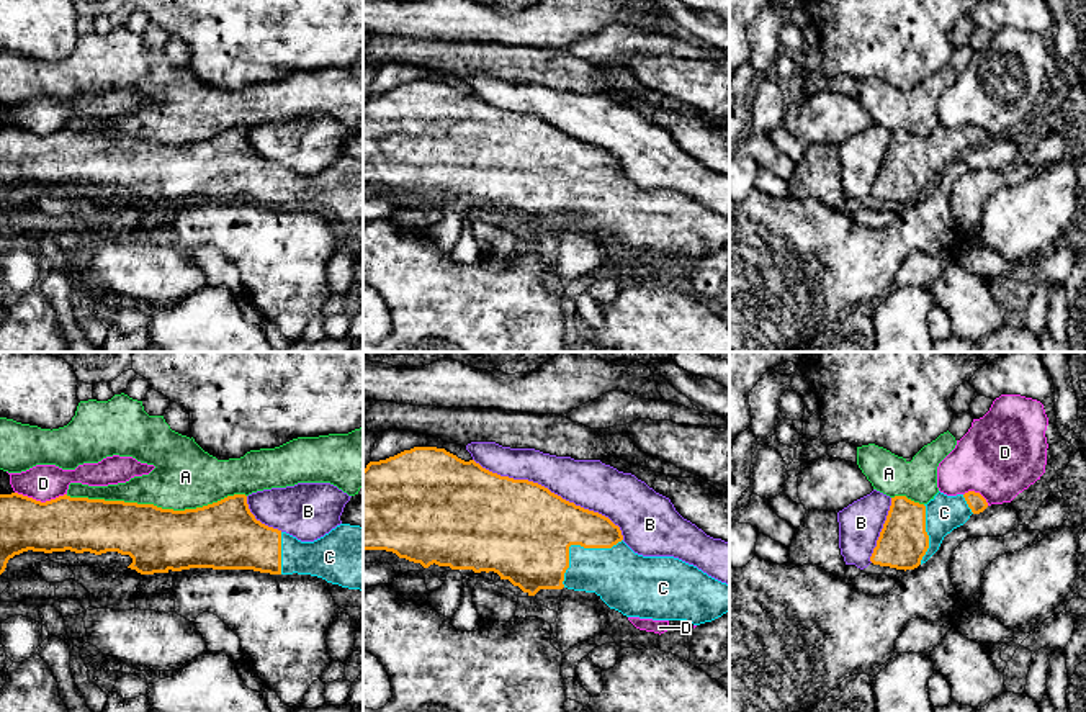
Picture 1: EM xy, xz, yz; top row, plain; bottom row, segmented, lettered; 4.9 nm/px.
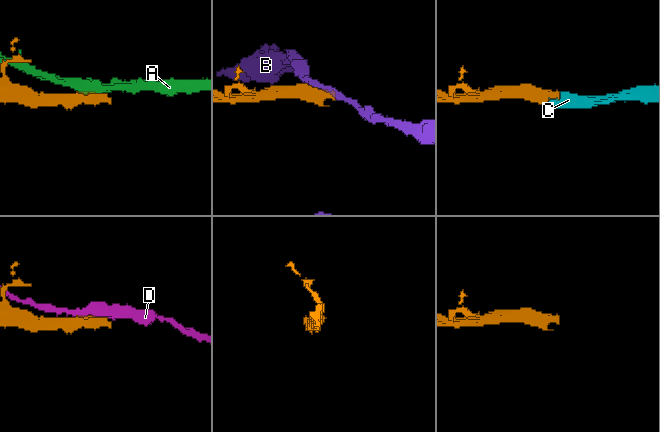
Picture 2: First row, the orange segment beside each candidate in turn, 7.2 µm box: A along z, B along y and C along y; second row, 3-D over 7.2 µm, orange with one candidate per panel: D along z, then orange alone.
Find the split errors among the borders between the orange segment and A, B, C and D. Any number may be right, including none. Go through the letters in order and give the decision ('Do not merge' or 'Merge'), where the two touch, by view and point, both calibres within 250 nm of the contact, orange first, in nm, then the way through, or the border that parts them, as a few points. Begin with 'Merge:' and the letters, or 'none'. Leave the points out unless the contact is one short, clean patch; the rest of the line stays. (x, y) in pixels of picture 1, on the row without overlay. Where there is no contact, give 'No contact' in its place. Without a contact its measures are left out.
Merge: C
A: Do not merge. Touches orange at xy (156, 139). Thickness 300 nm (orange) against 320 nm
B: Do not merge. Touches orange at xz (550, 125). Thickness 480 nm (orange) against 240 nm
C: Merge. Touches orange at xz (576, 177). Thickness 440 nm (orange) against 260 nm
D: Do not merge. Touches orange at xy (40, 135). Thickness 280 nm (orange) against 180 nm

